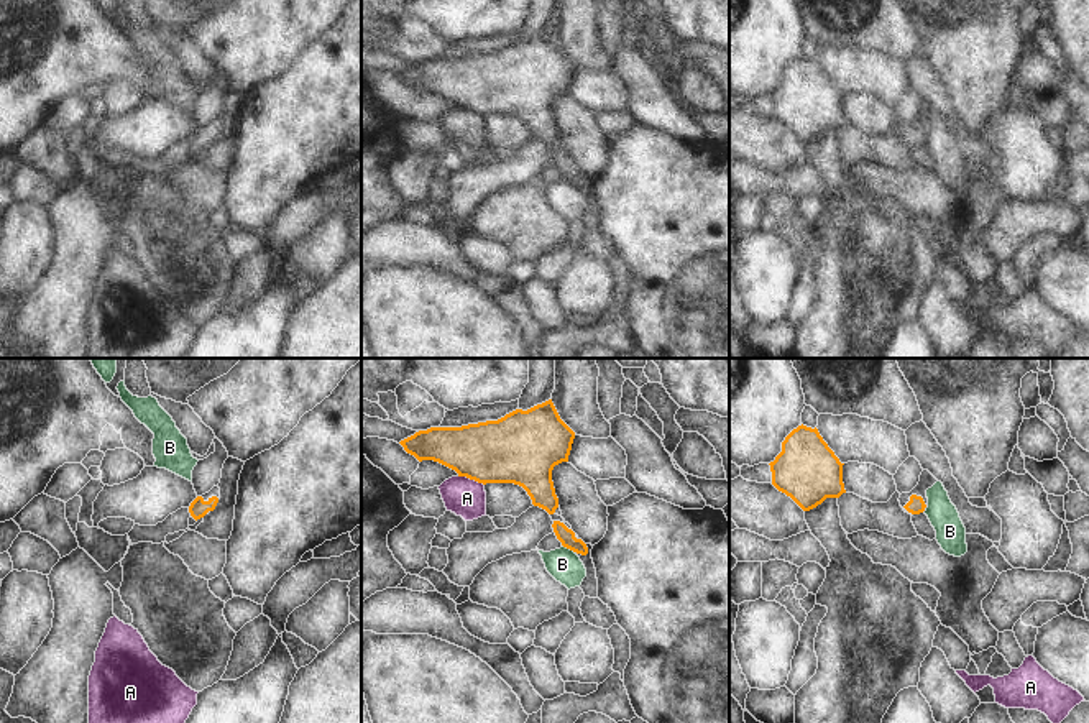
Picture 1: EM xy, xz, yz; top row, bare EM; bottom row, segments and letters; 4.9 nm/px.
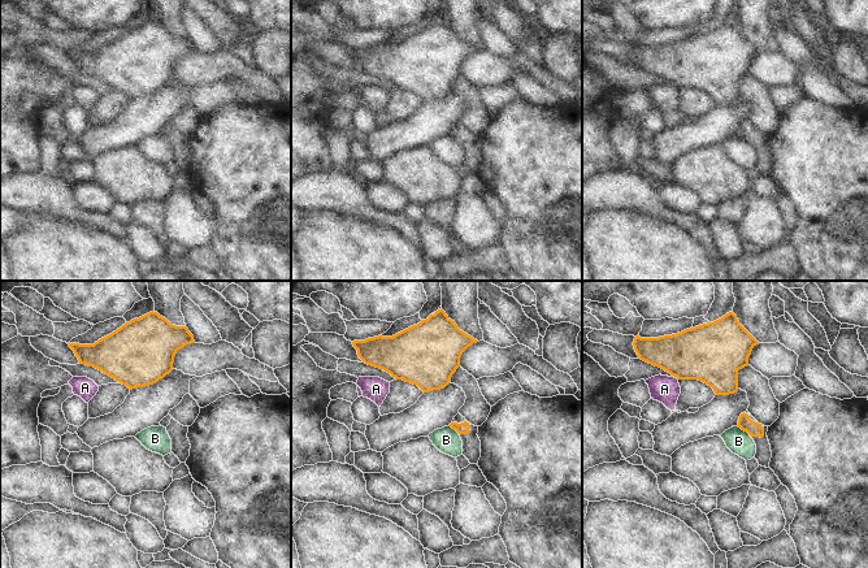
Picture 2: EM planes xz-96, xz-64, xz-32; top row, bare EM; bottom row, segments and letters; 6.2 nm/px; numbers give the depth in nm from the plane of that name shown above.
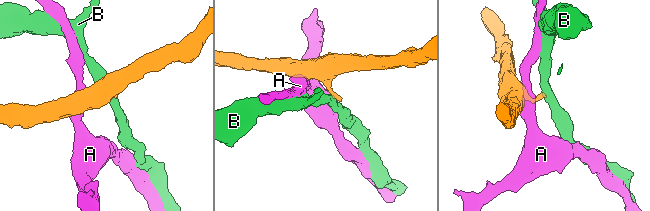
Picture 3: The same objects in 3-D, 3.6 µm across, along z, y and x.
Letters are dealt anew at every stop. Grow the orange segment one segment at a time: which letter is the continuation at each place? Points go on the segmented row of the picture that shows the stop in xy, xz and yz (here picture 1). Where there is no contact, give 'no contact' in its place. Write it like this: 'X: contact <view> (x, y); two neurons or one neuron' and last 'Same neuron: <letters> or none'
A: contact xz (472, 478); two neurons
B: contact xz (569, 548); two neurons
Same neuron: none

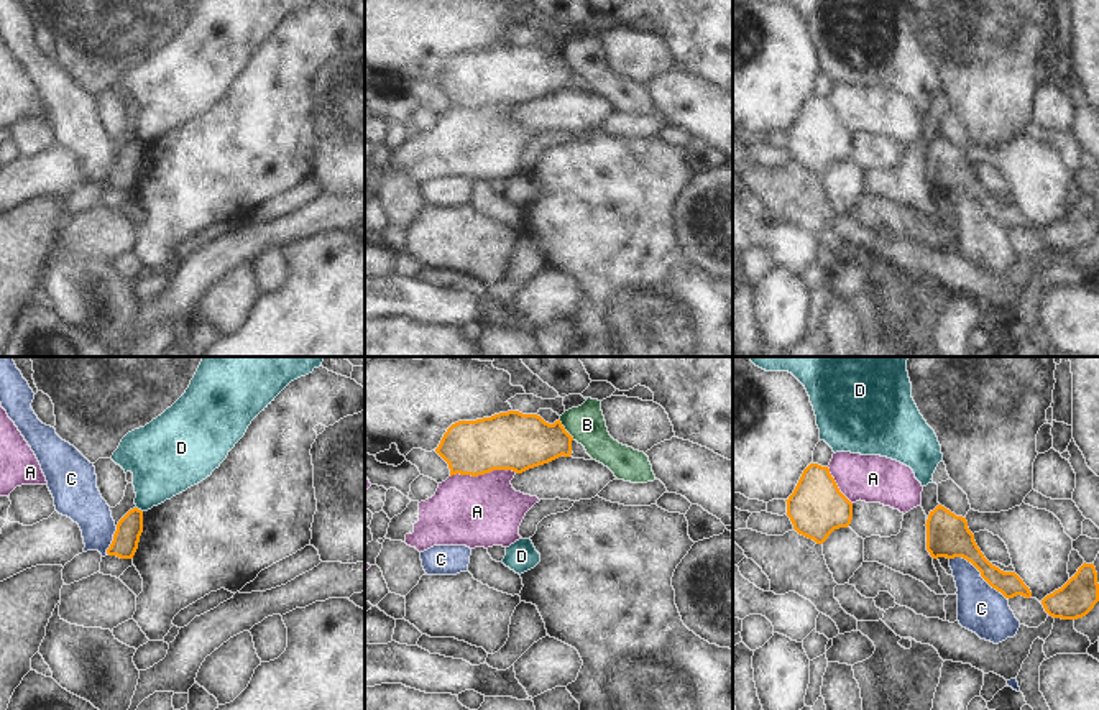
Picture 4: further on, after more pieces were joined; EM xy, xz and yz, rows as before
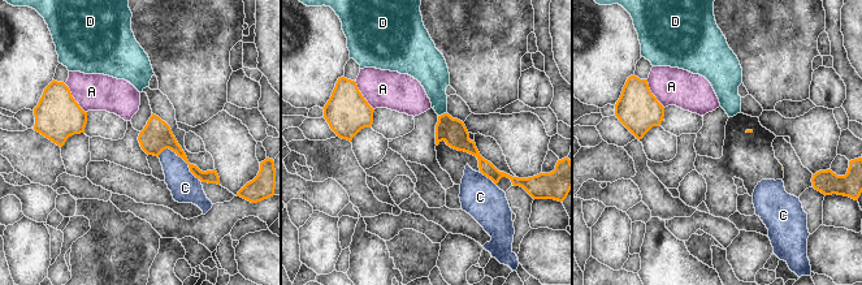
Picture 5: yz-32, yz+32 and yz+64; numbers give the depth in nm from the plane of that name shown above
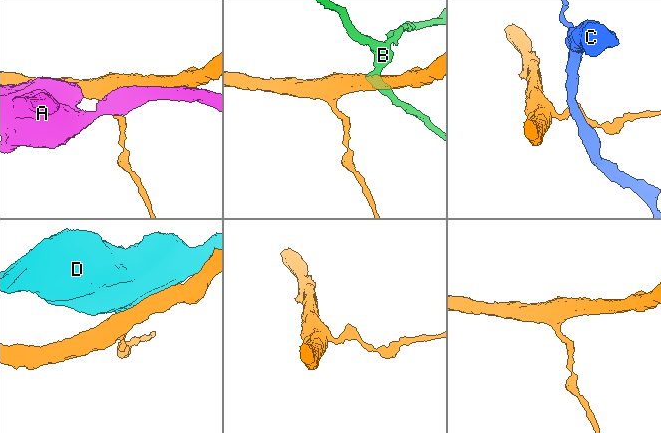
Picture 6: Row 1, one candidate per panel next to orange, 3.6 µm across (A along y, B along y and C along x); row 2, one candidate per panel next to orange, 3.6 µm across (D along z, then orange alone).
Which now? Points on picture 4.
A: contact xz (483, 474); two neurons
B: contact xz (564, 429); two neurons
C: contact yz (979, 571); two neurons
D: contact xy (140, 510); two neurons
Same neuron: none

